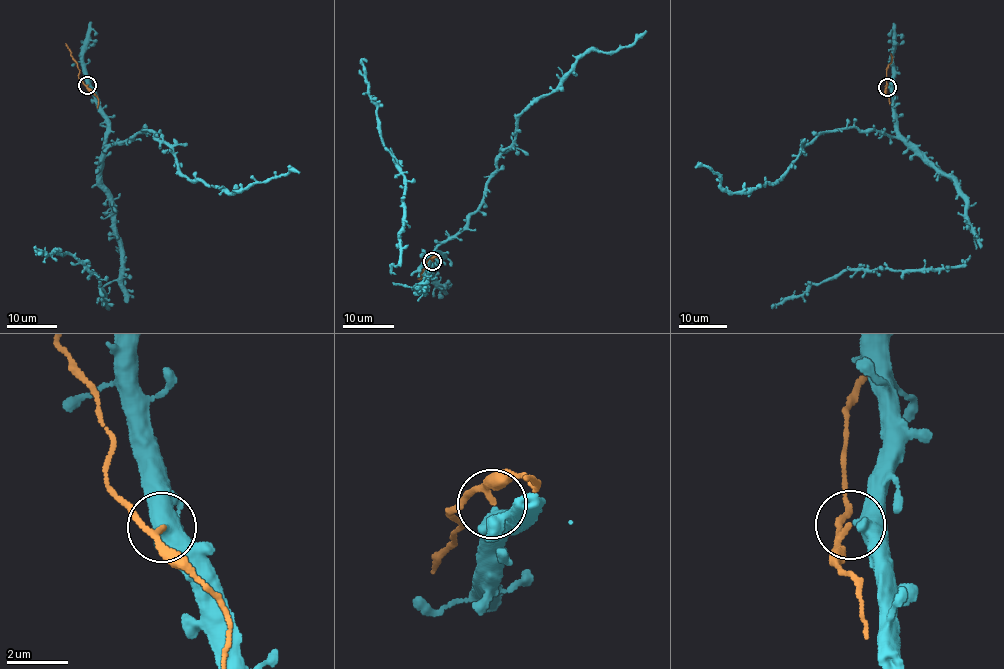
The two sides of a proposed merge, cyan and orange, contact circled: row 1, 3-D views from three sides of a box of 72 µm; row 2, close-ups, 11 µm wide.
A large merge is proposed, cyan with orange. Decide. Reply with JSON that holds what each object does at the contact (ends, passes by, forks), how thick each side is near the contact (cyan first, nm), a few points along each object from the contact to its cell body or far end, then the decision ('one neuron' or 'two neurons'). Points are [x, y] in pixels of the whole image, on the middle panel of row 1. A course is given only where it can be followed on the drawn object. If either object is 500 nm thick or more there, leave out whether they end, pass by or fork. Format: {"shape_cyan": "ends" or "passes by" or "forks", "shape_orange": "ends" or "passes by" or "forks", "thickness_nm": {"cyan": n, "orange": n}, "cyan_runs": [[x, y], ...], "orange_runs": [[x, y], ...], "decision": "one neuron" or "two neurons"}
{"shape_cyan": "passes by", "shape_orange": "passes by", "thickness_nm": {"cyan": 440, "orange": 150}, "cyan_runs": [[432, 261], [439, 252], [423, 268], [423, 290], [392, 282], [405, 175], [381, 136], [364, 58]], "orange_runs": [[432, 261], [425, 262], [426, 269], [417, 278]], "decision": "two neurons"}

